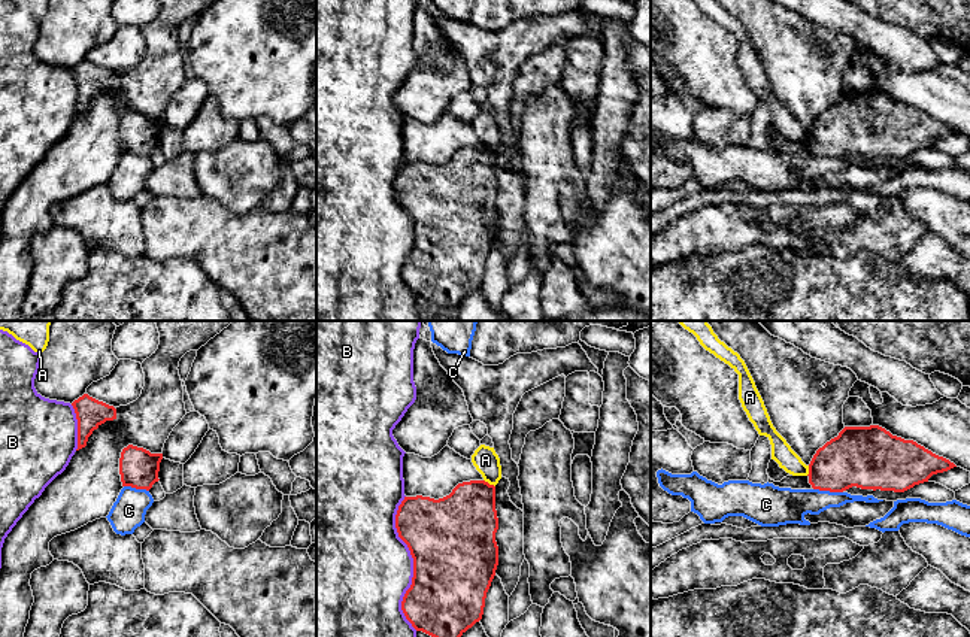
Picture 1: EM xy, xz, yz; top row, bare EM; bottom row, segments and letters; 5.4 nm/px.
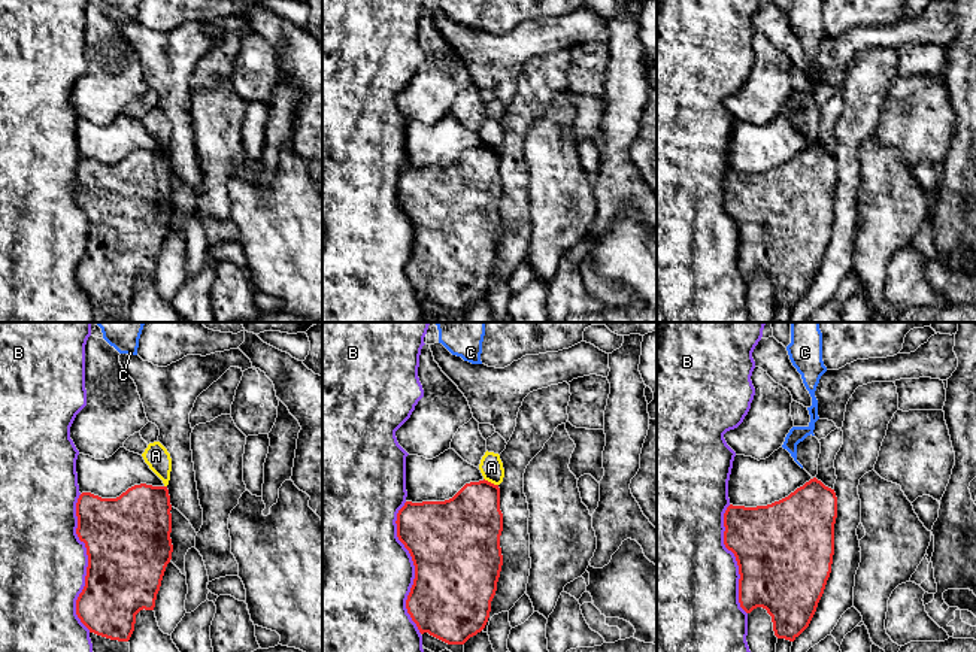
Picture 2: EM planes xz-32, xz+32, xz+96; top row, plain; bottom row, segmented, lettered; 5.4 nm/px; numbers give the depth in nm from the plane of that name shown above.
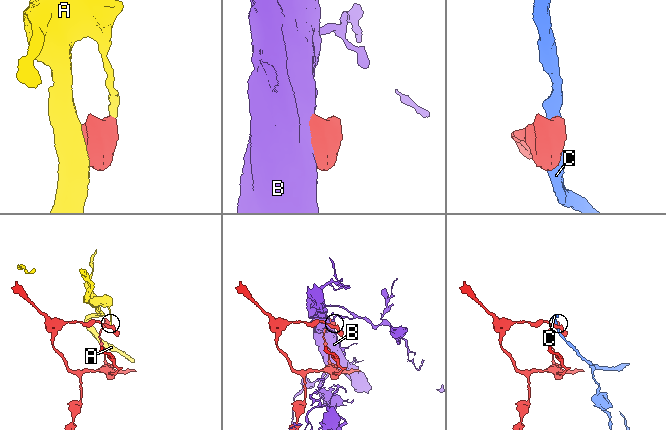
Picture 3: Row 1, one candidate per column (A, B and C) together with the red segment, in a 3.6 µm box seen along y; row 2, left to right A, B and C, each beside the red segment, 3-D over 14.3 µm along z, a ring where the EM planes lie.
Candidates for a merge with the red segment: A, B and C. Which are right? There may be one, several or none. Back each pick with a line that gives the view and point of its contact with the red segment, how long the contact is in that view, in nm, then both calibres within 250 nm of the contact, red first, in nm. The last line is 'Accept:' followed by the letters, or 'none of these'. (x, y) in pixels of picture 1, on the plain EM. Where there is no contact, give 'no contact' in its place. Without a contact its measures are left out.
Accept: none of these

